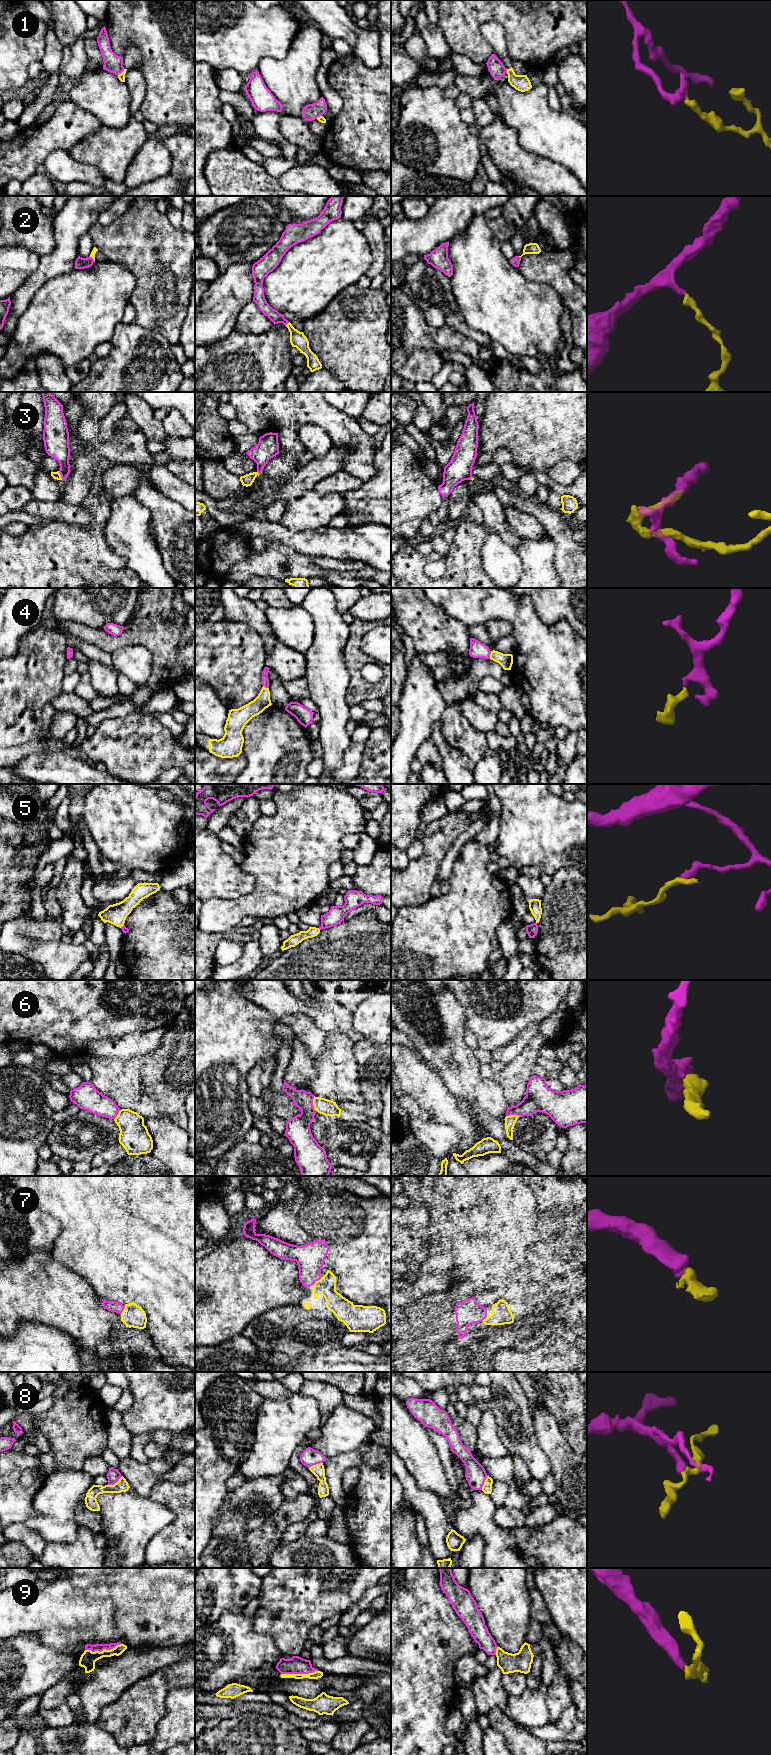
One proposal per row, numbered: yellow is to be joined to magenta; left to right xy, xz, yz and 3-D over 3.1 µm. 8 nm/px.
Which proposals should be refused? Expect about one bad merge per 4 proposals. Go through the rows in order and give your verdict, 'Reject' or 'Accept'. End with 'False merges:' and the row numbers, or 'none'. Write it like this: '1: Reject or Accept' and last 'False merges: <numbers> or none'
1: Reject
2: Accept
3: Reject
4: Accept
5: Reject
6: Reject
7: Accept
8: Reject
9: Accept
False merges: 1, 3, 5, 6, 8

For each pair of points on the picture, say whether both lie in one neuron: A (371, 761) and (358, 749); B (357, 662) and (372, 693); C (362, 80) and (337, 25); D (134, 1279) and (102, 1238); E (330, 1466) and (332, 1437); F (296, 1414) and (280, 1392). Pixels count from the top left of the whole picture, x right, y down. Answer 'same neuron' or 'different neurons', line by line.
A: different neurons
B: same neuron
C: different neurons
D: same neuron
E: different neurons
F: different neurons

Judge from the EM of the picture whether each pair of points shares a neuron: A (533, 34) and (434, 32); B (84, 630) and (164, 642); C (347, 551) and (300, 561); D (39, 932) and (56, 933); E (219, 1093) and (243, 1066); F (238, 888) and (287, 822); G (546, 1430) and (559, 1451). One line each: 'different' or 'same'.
A: different
B: same
C: different
D: same
E: same
F: different
G: same

